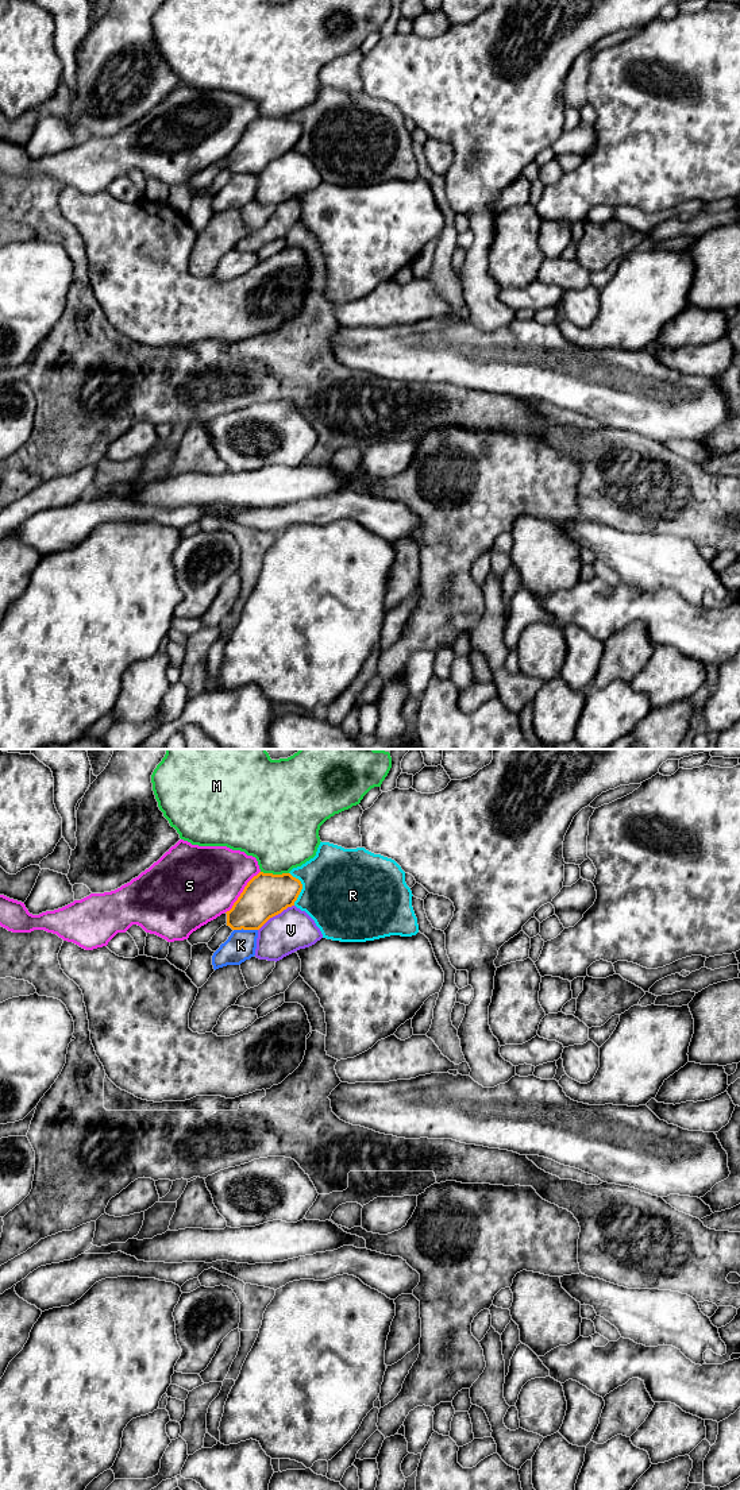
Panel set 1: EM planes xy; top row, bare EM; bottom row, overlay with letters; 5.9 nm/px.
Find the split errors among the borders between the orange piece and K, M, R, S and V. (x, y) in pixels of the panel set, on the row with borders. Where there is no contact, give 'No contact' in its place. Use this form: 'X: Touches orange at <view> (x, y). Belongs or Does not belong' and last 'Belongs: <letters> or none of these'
K: Touches orange at xy (245, 929). Does not belong
M: Touches orange at xy (274, 875). Does not belong
R: Touches orange at xy (301, 888). Does not belong
S: Touches orange at xy (242, 892). Does not belong
V: Touches orange at xy (276, 914). Belongs
Belongs: V

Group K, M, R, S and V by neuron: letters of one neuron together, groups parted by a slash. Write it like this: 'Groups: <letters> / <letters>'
Groups: K / M / R / S / V

